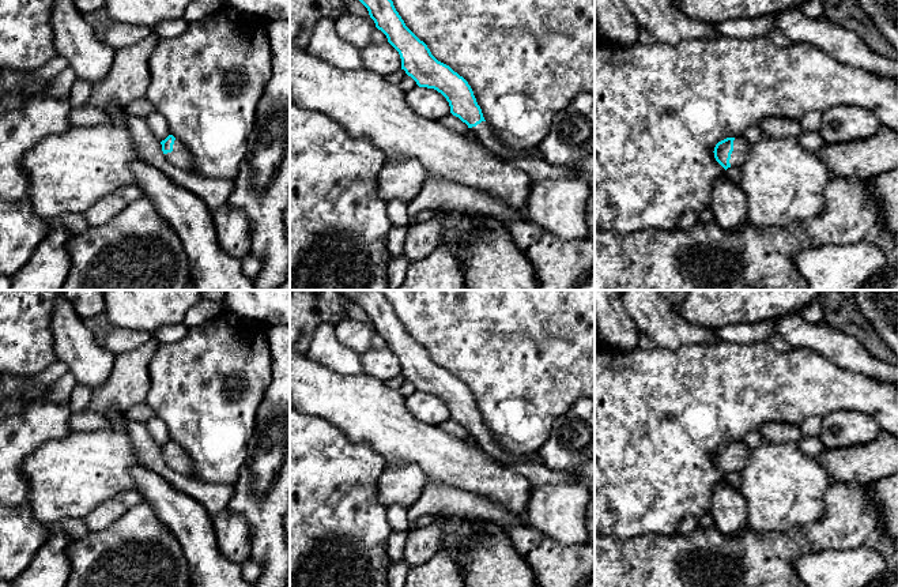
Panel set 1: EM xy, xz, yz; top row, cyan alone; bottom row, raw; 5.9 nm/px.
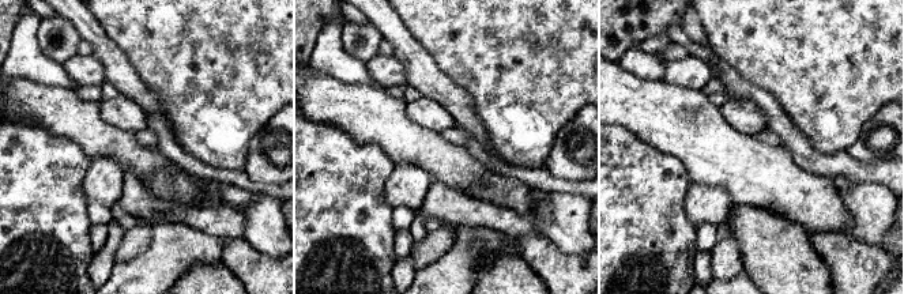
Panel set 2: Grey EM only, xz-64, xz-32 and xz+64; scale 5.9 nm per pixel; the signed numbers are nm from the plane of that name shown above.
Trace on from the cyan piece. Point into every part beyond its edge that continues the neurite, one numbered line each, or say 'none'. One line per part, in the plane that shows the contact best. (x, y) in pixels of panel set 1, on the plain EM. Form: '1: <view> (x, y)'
1: yz (740, 452)

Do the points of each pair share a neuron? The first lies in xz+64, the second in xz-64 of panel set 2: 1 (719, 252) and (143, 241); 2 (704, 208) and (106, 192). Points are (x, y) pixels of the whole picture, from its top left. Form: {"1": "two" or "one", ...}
{"1": "one", "2": "one"}

